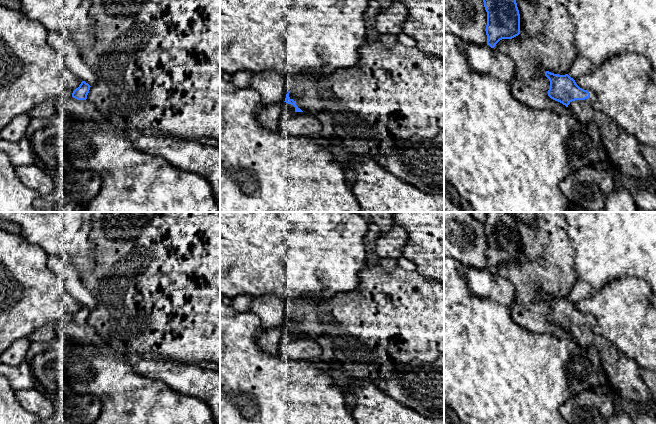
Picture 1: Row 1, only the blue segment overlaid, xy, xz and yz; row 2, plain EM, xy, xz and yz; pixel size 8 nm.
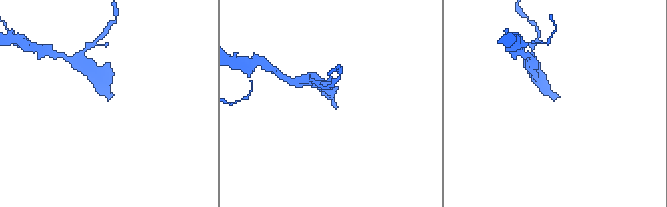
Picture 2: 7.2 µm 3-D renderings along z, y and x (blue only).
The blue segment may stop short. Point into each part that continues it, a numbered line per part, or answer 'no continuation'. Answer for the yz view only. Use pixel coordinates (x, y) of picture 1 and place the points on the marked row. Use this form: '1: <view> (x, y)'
1: yz (623, 150)

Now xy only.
1: xy (85, 110)

